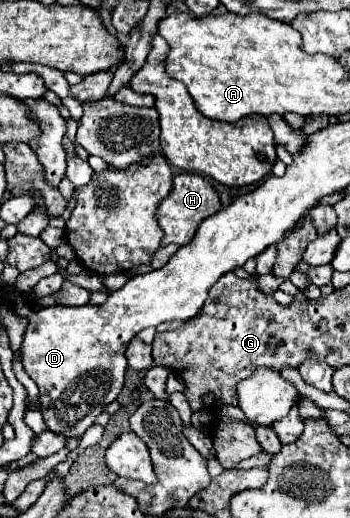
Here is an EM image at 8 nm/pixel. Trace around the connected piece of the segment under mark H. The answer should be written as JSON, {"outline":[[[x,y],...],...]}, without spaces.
{"outline":[[[180,173],[174,177],[174,189],[172,193],[160,203],[158,207],[158,223],[164,231],[164,239],[162,245],[168,243],[176,243],[176,245],[186,245],[192,241],[198,225],[214,215],[216,211],[220,211],[220,197],[216,193],[216,189],[210,185],[210,181],[206,181],[204,177],[196,175],[196,173]]]}

